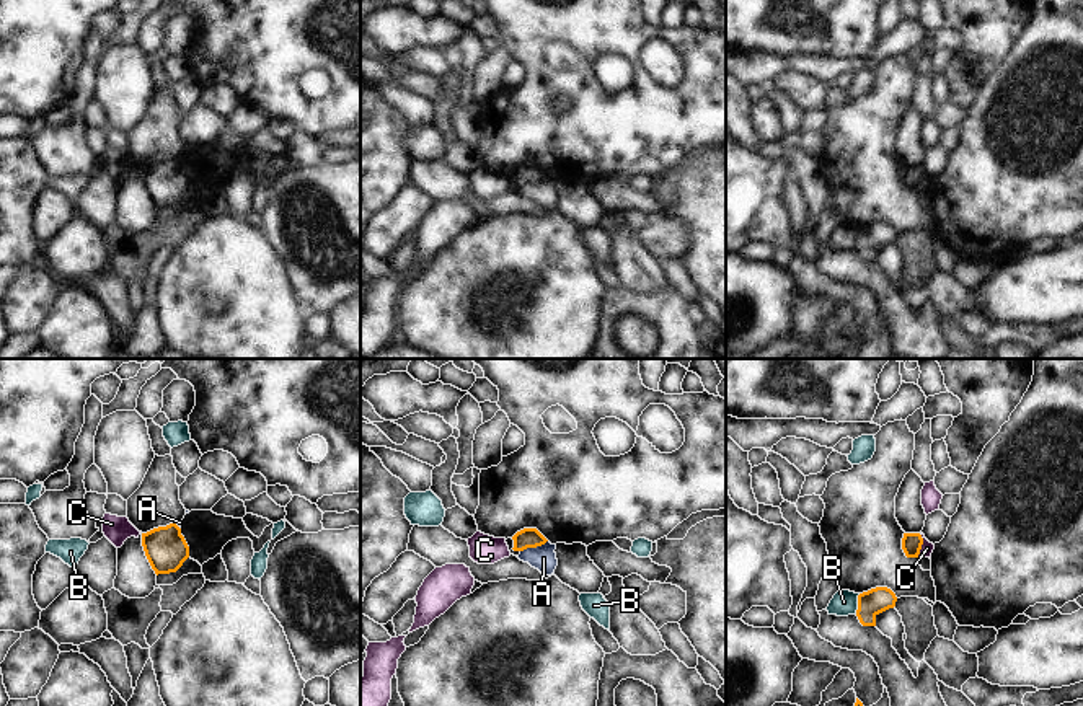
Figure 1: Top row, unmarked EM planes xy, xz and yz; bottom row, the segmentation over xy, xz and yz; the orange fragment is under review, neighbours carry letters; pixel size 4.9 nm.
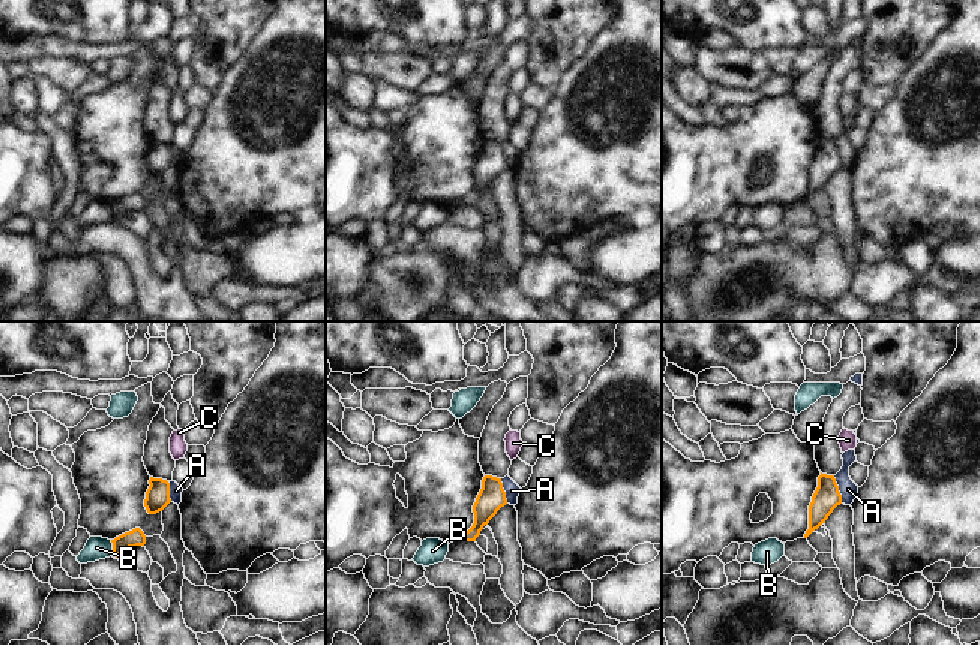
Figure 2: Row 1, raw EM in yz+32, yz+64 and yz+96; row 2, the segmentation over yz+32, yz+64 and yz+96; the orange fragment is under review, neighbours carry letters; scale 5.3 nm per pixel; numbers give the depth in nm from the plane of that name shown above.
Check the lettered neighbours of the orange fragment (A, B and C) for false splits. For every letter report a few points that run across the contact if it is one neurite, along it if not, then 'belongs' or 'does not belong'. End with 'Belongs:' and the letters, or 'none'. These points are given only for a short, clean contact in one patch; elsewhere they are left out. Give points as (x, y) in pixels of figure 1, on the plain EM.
A: line xz (547, 175), (521, 186); does not belong
B: line yz (860, 229), (855, 248); does not belong
C: line yz (920, 168), (922, 180), (917, 191); does not belong
Belongs: none

